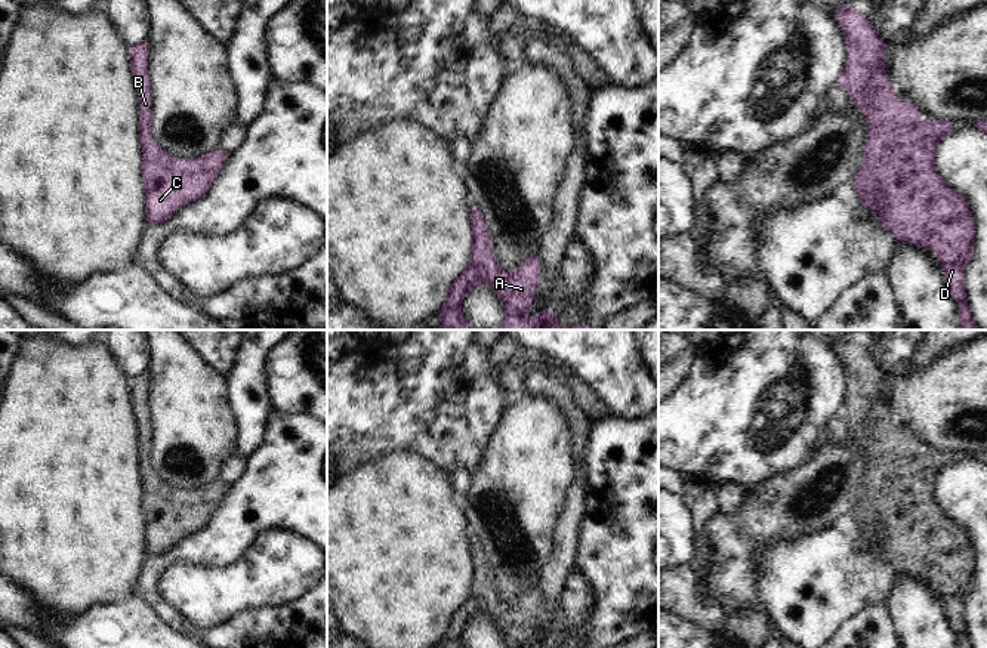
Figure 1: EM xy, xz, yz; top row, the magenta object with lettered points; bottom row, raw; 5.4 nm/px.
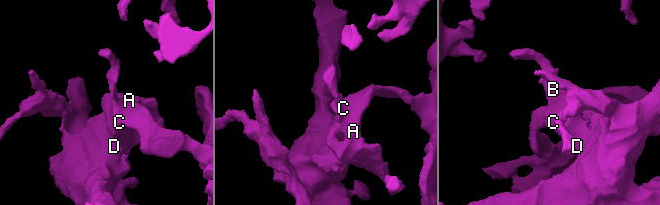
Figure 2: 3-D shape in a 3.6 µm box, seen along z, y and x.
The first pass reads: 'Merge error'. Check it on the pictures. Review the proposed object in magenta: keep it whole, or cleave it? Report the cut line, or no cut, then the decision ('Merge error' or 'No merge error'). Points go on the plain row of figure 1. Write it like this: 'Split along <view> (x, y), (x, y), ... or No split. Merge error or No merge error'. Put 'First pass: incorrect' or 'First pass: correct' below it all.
No split. No merge error.
First pass: incorrect

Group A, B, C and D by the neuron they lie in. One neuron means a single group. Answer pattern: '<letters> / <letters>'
A B C D

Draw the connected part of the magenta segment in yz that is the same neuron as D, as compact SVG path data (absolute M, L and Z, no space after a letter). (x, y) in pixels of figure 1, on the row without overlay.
M849 333L839 336L835 345L846 371L846 396L836 417L852 428L860 445L869 453L864 494L852 513L860 536L866 540L873 539L882 559L897 573L935 583L949 621L959 636L959 648L972 648L965 626L965 599L974 587L977 570L974 547L966 531L947 516L935 500L935 481L941 469L951 465L956 457L935 451L923 459L922 444L914 436L897 431L892 413L883 401L883 386L892 377L883 374L869 349L854 343Z

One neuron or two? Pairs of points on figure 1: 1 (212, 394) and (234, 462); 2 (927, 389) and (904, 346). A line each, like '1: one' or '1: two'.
1: two
2: two

